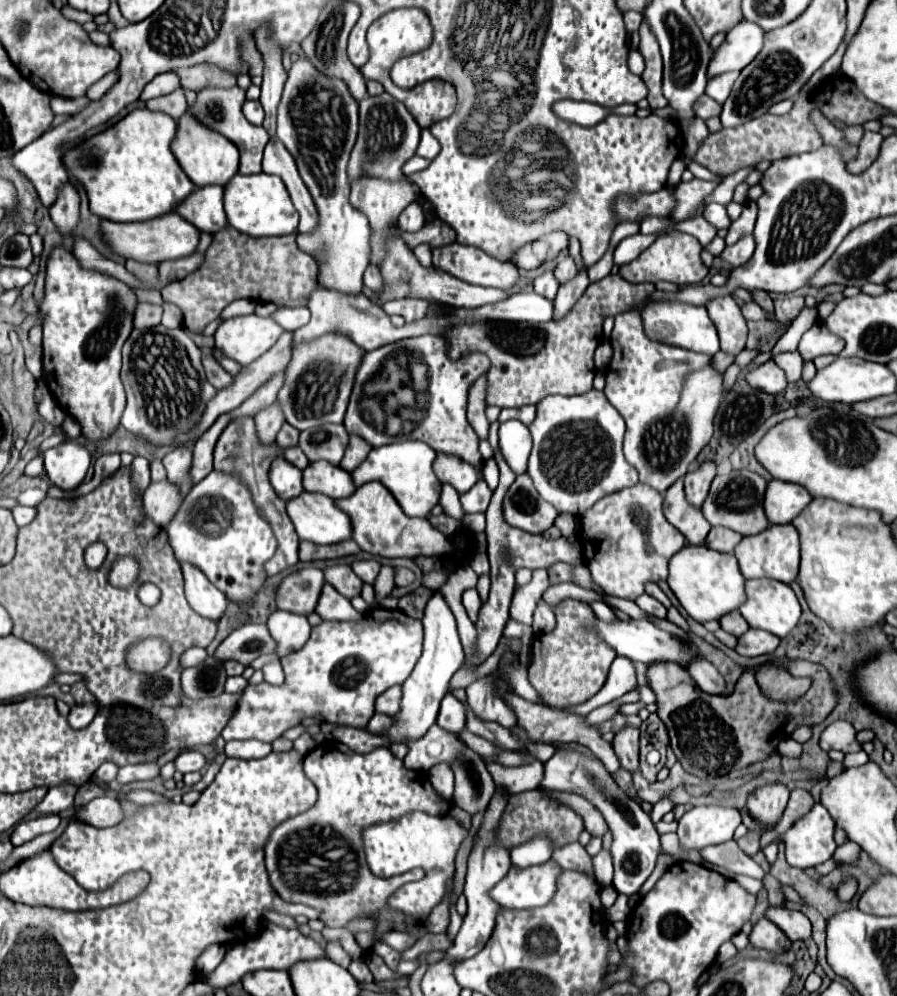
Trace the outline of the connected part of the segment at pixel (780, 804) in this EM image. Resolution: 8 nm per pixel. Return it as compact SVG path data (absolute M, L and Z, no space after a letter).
M781 782L765 784L757 788L757 794L751 792L747 798L747 810L761 822L775 826L787 806L789 788Z

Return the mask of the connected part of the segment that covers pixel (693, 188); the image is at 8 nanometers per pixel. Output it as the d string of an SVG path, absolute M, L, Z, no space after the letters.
M691 180L691 182L679 182L673 188L673 200L675 206L671 210L671 218L675 222L681 222L689 218L697 206L703 204L703 200L717 188L719 182L705 182L705 180Z

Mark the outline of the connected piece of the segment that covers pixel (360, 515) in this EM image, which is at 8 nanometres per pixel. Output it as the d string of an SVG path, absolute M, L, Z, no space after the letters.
M367 482L355 490L349 498L335 502L343 512L349 514L353 524L353 540L361 550L383 558L415 558L415 556L449 556L453 542L449 536L431 526L425 518L409 518L393 494L381 482Z

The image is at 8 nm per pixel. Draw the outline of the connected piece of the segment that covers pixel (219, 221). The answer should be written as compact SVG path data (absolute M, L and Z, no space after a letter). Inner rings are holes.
M203 186L195 188L191 198L187 198L177 210L187 222L191 222L201 232L215 234L227 226L227 216L223 210L223 188ZM195 198L201 198L195 202Z

